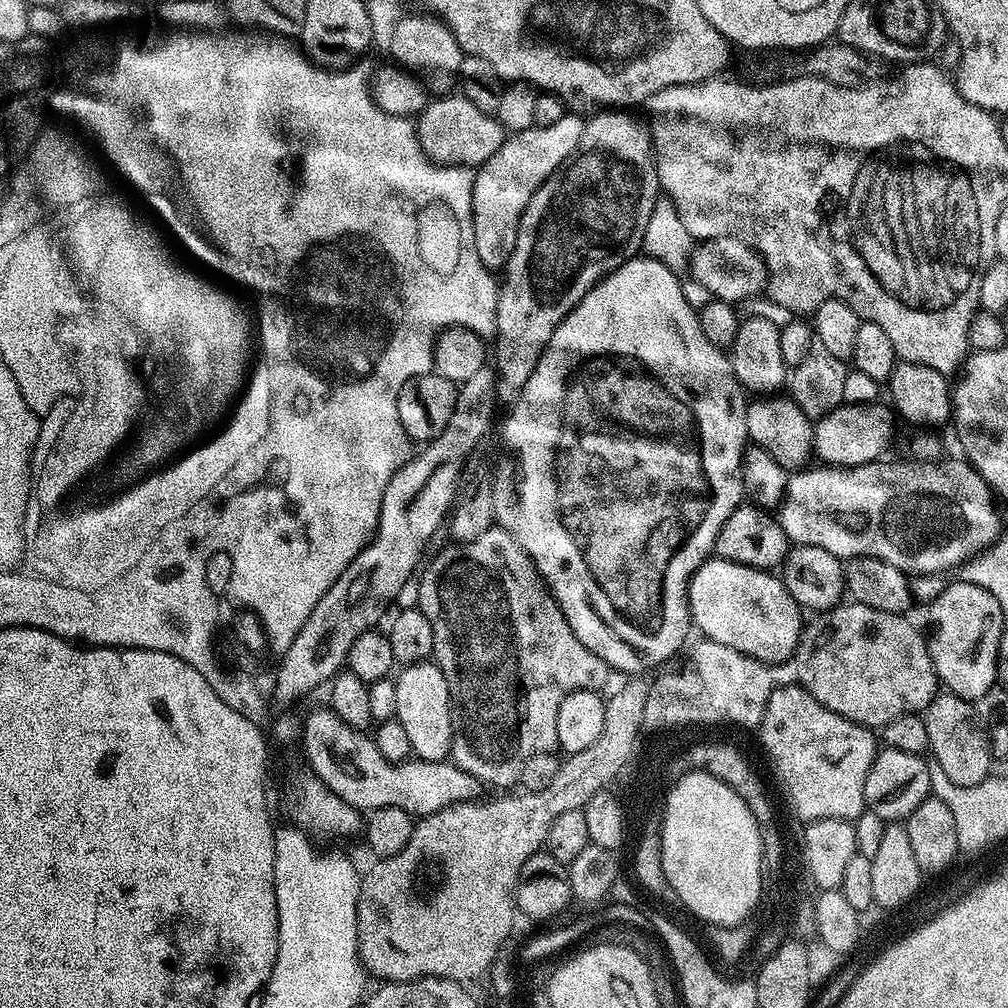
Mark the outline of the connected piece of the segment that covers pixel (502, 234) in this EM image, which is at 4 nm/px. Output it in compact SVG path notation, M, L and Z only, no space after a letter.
M566 114L550 126L536 126L509 135L503 146L486 163L481 164L475 173L476 181L472 191L472 244L488 269L500 270L507 265L510 254L514 254L514 242L518 242L518 226L530 198L548 181L550 174L559 170L574 154L578 138L582 138L584 120L572 115L576 114Z

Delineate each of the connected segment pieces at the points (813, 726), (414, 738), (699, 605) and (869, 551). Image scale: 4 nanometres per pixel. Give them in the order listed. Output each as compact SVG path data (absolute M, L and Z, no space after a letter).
M795 683L785 688L773 687L770 698L766 702L766 710L760 719L758 735L788 791L788 800L792 808L801 816L801 821L821 820L822 818L838 818L855 821L865 811L864 787L866 774L870 774L870 766L878 751L878 740L873 729L864 728L861 724L850 722L822 706L822 702L814 699L806 689Z
M431 659L399 669L395 677L398 690L396 719L410 737L413 753L422 760L442 760L452 750L452 699L442 670Z
M709 558L697 568L688 582L688 611L693 625L701 628L703 635L714 642L722 642L742 654L763 664L777 666L783 660L791 661L800 641L802 609L796 599L788 593L779 575L763 568L751 568L729 560Z
M957 458L945 464L910 460L909 464L873 462L853 468L808 466L793 471L778 509L782 530L793 545L822 546L822 550L841 558L873 556L913 577L945 574L952 567L953 571L1000 539L997 497L967 460Z

